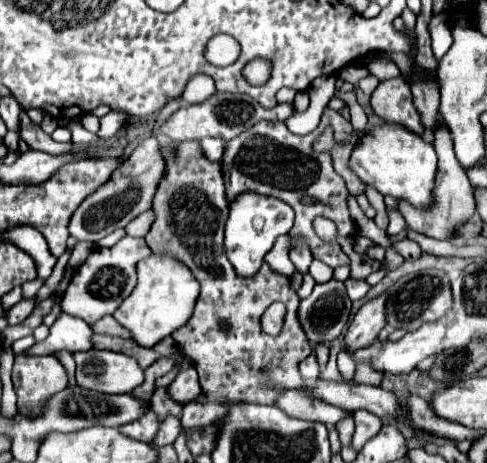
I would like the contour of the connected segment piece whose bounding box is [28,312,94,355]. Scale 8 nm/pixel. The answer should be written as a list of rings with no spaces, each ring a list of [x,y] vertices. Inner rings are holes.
[[[60,312],[56,322],[50,328],[50,336],[42,344],[32,346],[28,354],[48,355],[52,350],[70,350],[70,352],[90,350],[94,348],[92,334],[94,334],[92,328],[84,320],[78,320],[66,312]]]

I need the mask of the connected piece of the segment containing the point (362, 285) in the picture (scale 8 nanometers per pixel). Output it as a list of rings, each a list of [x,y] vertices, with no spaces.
[[[348,278],[348,280],[344,282],[344,286],[346,286],[348,294],[350,294],[350,300],[360,300],[360,298],[364,298],[366,292],[370,290],[366,282],[358,282],[358,280],[352,280],[352,278]]]

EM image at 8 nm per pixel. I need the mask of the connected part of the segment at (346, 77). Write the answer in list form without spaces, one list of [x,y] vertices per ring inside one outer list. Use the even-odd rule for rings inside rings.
[[[346,66],[344,70],[338,72],[338,76],[340,76],[344,82],[352,82],[352,84],[356,84],[358,80],[362,80],[366,74],[368,74],[368,70],[362,68],[362,66]]]

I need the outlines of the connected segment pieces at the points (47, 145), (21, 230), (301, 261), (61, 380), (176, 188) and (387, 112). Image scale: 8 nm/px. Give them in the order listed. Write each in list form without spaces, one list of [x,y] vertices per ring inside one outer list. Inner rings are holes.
[[[26,112],[20,114],[20,138],[28,144],[30,150],[40,150],[40,152],[48,152],[48,154],[60,154],[60,152],[68,152],[70,148],[64,144],[54,142],[48,134],[42,132],[42,128],[38,124],[34,124]]]
[[[14,226],[12,230],[4,232],[2,238],[16,244],[18,248],[22,248],[24,252],[28,252],[34,258],[34,262],[38,266],[38,278],[40,280],[46,280],[50,276],[50,272],[56,264],[56,256],[50,254],[44,236],[36,228],[32,228],[32,226]]]
[[[296,244],[292,250],[290,250],[290,260],[294,262],[296,270],[300,274],[308,274],[308,266],[312,262],[312,254],[310,254],[310,248],[306,244]]]
[[[18,354],[12,382],[18,394],[18,412],[24,416],[38,416],[46,400],[68,386],[66,370],[54,356]]]
[[[196,140],[190,142],[178,142],[174,148],[162,148],[162,156],[170,162],[170,172],[162,174],[162,180],[156,188],[156,196],[152,202],[154,210],[154,224],[146,236],[146,244],[154,254],[170,254],[178,262],[186,264],[194,278],[200,282],[200,296],[194,308],[192,318],[178,330],[172,332],[172,338],[178,342],[184,356],[192,360],[192,364],[198,370],[200,386],[204,390],[204,396],[198,402],[184,406],[184,428],[194,426],[206,426],[212,424],[216,418],[224,416],[228,412],[230,402],[252,402],[252,404],[274,404],[278,392],[288,388],[304,386],[304,380],[298,372],[298,362],[306,358],[312,352],[310,342],[306,340],[306,334],[302,332],[302,324],[298,320],[298,294],[290,288],[290,278],[282,274],[274,274],[266,264],[260,268],[260,272],[252,278],[240,278],[232,264],[226,258],[224,250],[224,224],[228,220],[228,200],[224,192],[224,178],[222,178],[222,166],[220,162],[212,162],[202,154],[202,148]],[[282,300],[286,304],[286,322],[282,328],[282,334],[278,338],[268,336],[262,332],[260,318],[266,312],[266,308]],[[230,324],[230,330],[224,332],[220,326]],[[260,368],[268,368],[268,378],[260,376]]]
[[[398,76],[392,80],[384,80],[372,92],[370,106],[376,116],[380,116],[388,124],[400,124],[410,132],[424,134],[420,124],[420,114],[412,104],[410,84]]]

